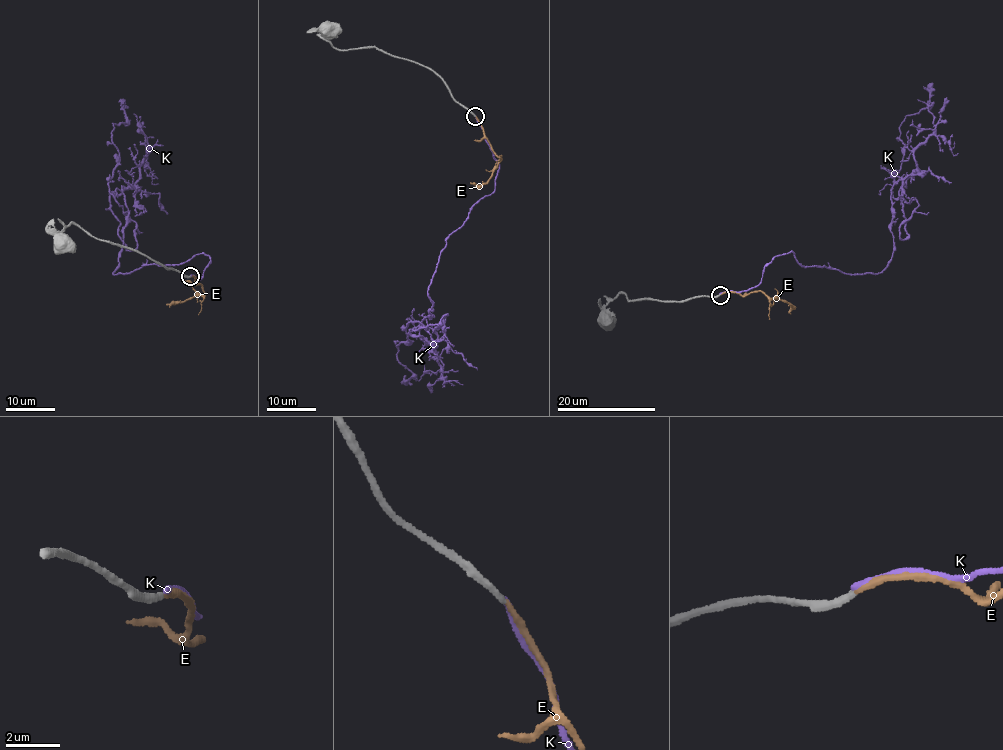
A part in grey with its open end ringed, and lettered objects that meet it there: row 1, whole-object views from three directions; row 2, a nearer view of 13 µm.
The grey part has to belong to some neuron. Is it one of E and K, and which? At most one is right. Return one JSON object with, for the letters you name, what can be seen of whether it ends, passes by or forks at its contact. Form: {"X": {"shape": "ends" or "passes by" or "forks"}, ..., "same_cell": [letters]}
{"E": {"shape": "ends"}, "same_cell": ["E"]}

